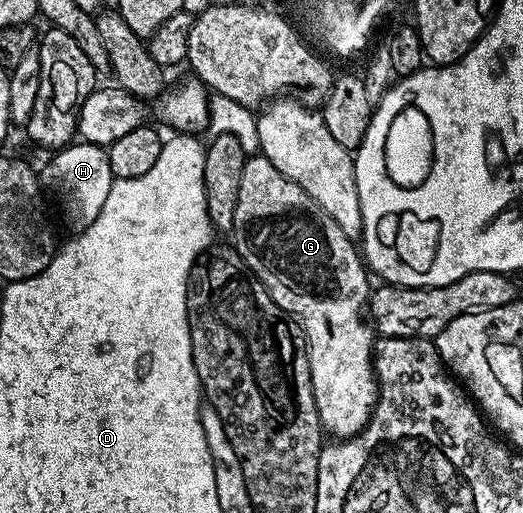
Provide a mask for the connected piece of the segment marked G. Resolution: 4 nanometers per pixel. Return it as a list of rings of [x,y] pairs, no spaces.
[[[261,153],[251,154],[244,165],[232,238],[233,246],[250,266],[251,273],[266,286],[272,301],[291,315],[306,334],[312,393],[316,397],[323,432],[330,434],[331,431],[334,434],[331,436],[339,440],[359,435],[378,402],[378,381],[372,358],[376,335],[364,318],[364,308],[372,292],[371,276],[355,240],[348,238],[344,229],[340,229],[340,225],[336,225],[336,221],[332,221],[332,217],[312,201],[296,181],[284,177],[284,173]]]

